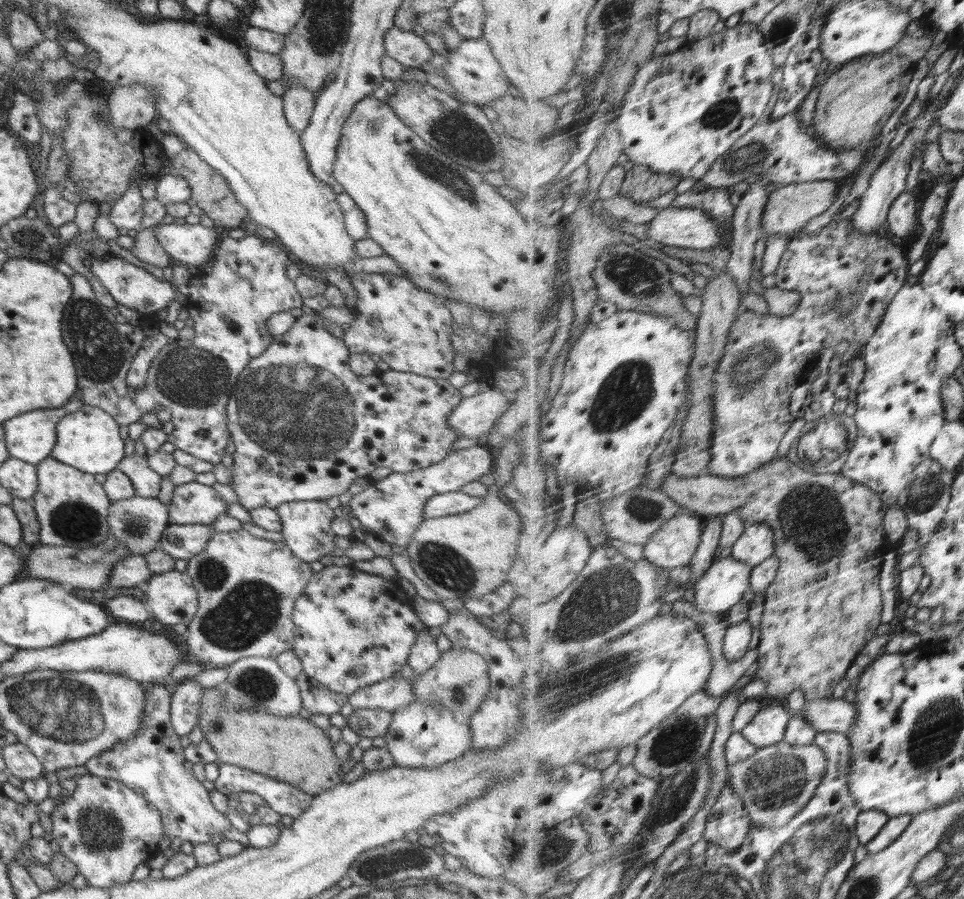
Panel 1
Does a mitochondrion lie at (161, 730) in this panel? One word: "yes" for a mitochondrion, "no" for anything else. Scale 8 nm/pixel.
no

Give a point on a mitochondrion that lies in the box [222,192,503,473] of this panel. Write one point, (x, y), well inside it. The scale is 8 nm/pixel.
(274, 407)

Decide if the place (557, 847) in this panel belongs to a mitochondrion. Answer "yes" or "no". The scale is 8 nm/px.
yes

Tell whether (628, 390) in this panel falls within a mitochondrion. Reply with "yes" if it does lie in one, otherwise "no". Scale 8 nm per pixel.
yes

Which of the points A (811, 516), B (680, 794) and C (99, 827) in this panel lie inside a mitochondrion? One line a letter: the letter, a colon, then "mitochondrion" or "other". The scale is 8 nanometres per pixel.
A: mitochondrion
B: mitochondrion
C: mitochondrion

